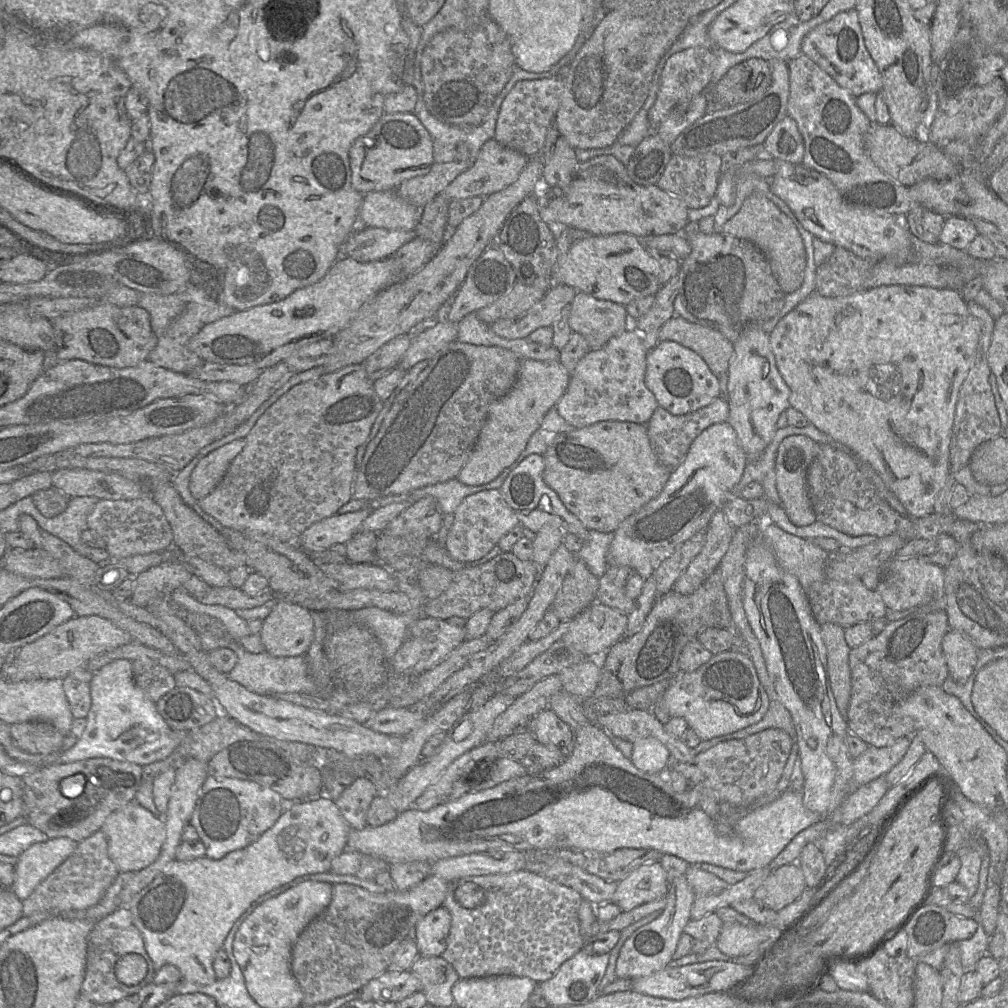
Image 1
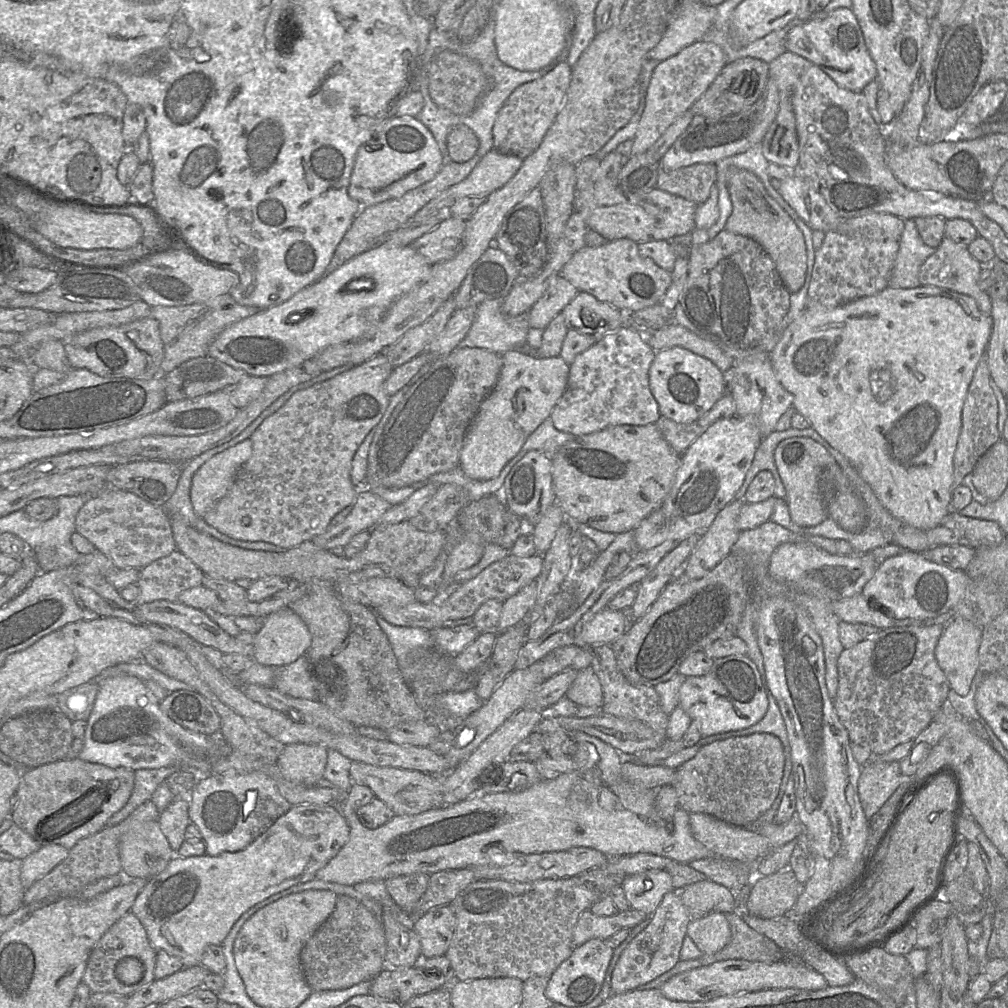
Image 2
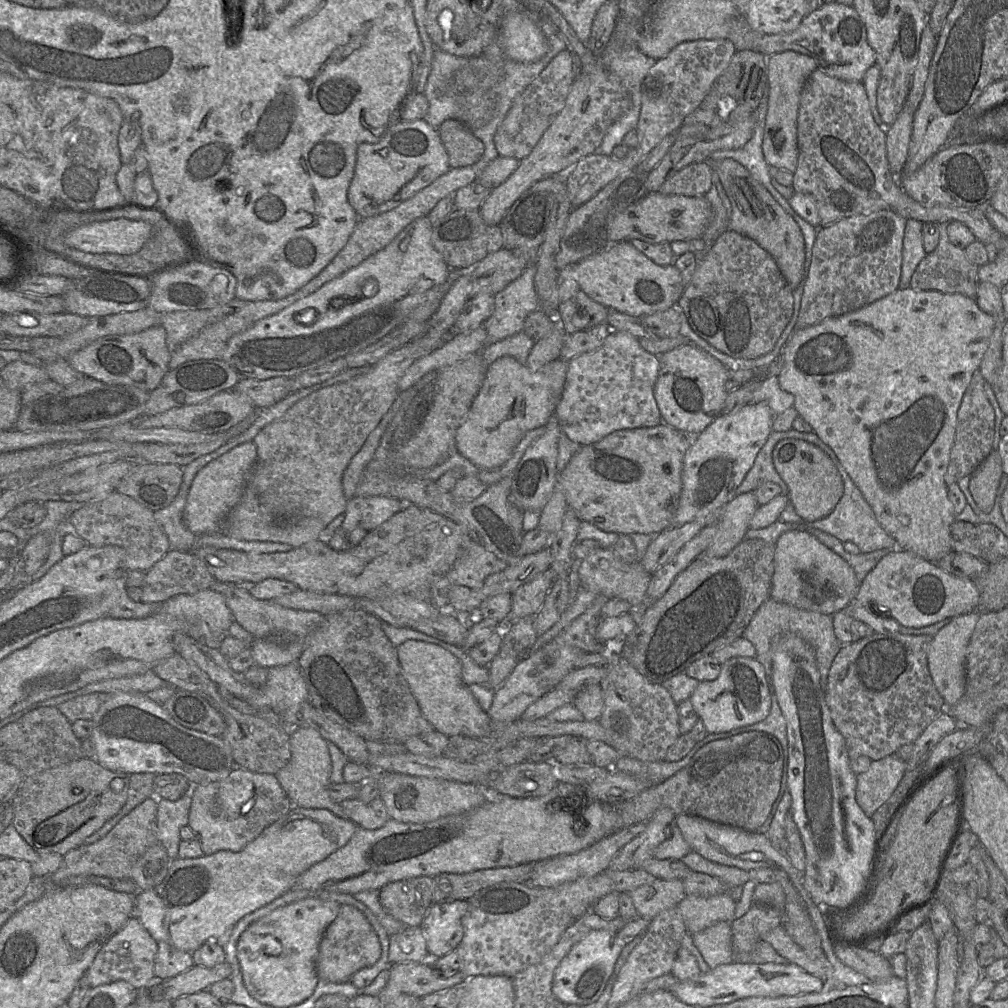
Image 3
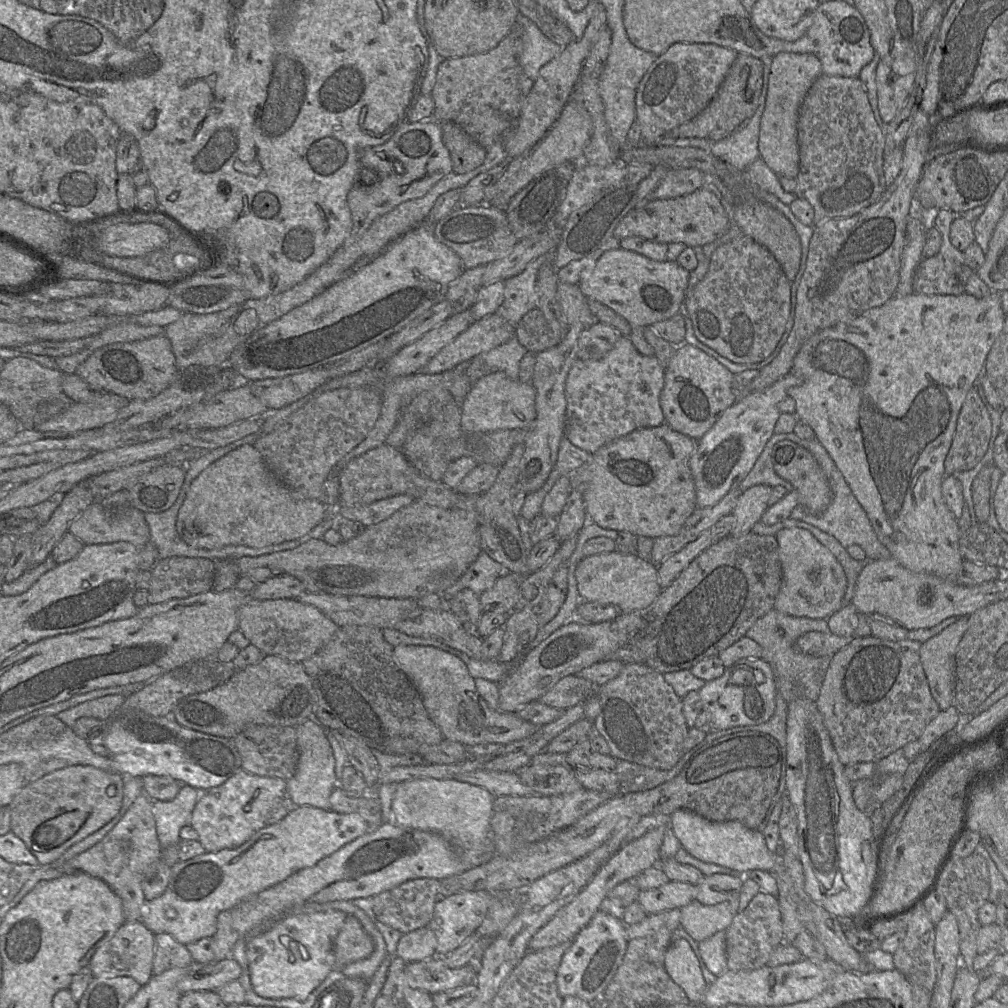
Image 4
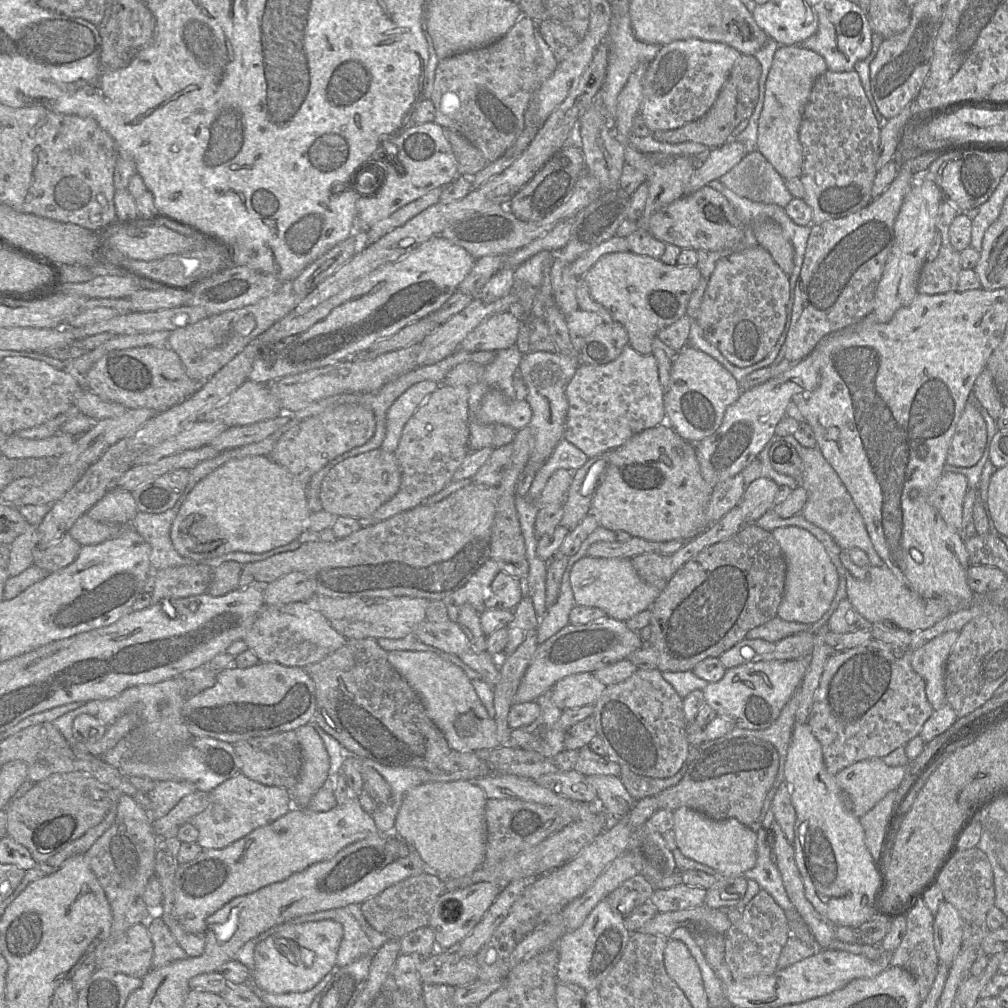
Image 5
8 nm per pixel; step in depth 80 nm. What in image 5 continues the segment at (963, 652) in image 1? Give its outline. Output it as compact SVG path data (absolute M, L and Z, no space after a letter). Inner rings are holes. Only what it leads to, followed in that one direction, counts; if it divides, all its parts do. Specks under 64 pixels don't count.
M958 631L945 632L912 651L911 654L911 666L923 678L926 696L934 711L941 709L947 703L945 668L959 634Z

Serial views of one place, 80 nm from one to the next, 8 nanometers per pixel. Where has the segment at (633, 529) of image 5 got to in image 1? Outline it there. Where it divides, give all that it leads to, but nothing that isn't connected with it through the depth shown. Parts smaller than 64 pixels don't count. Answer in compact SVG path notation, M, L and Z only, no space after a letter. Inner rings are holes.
M601 421L560 434L543 455L543 479L587 530L613 533L621 523L656 498L672 470L657 458L646 425Z

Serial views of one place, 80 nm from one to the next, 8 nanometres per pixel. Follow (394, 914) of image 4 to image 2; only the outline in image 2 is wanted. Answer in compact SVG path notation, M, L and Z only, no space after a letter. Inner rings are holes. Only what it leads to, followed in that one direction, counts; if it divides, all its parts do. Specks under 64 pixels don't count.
M426 873L400 875L386 880L385 886L395 903L412 914L427 889L429 879L430 874Z

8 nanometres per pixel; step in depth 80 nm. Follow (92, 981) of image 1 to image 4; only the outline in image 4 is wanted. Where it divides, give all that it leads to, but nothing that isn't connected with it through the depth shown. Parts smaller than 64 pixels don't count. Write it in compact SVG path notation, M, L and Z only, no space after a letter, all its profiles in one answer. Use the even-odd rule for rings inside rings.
M125 921L115 934L102 944L89 961L88 971L92 977L131 977L141 986L153 976L155 934L142 921Z

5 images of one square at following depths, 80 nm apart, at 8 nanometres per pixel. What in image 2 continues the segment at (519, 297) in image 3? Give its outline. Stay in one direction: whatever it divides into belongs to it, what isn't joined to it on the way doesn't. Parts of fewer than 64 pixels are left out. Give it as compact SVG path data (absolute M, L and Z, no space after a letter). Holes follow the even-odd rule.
M490 299L477 306L474 321L462 345L486 349L499 355L512 350L533 353L534 350L530 350L526 342L529 329L528 311L518 316L507 316L502 313L502 302L503 299Z

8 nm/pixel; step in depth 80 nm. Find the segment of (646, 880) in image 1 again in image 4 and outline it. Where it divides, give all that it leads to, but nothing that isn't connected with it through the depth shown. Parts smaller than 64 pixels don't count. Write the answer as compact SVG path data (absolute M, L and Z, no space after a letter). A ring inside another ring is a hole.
M671 881L658 888L641 890L637 901L648 915L672 909L681 909L696 900L698 886Z

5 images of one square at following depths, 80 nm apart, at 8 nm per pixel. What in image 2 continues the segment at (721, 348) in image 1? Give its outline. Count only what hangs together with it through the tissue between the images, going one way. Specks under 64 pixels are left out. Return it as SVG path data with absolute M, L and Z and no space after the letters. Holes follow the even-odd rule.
M669 323L658 330L650 331L645 338L656 352L679 346L709 359L722 372L734 365L734 358L727 355L713 341L704 339L677 323Z

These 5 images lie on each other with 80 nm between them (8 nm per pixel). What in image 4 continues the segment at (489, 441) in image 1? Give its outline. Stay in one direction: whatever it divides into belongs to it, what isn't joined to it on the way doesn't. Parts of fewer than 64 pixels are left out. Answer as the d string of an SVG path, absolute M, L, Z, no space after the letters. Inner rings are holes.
M494 372L479 378L462 403L461 428L467 434L499 429L527 429L536 416L533 385L512 380L504 372Z

